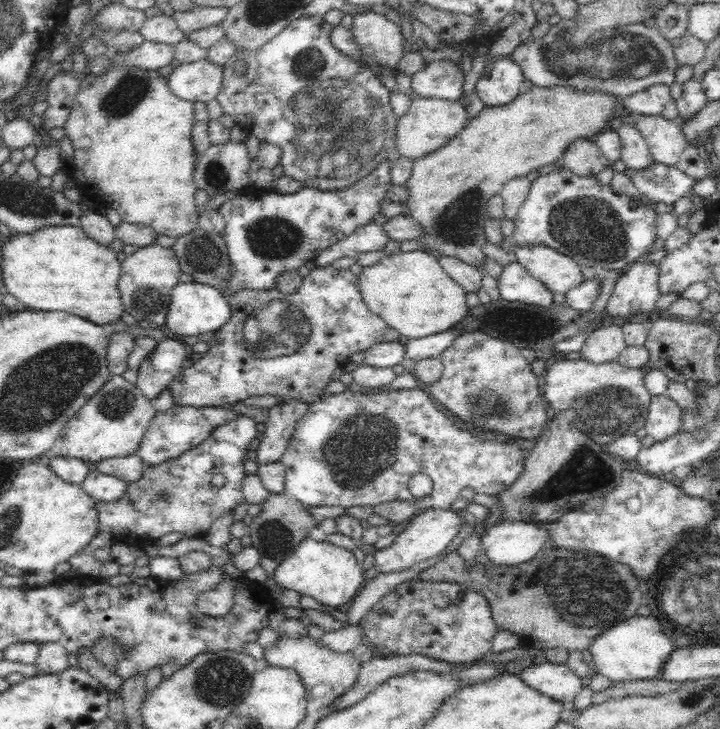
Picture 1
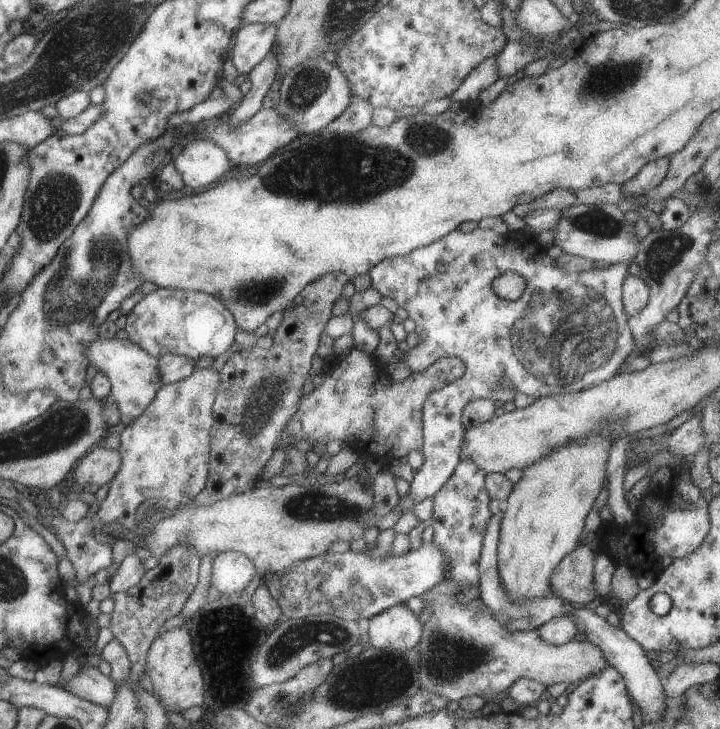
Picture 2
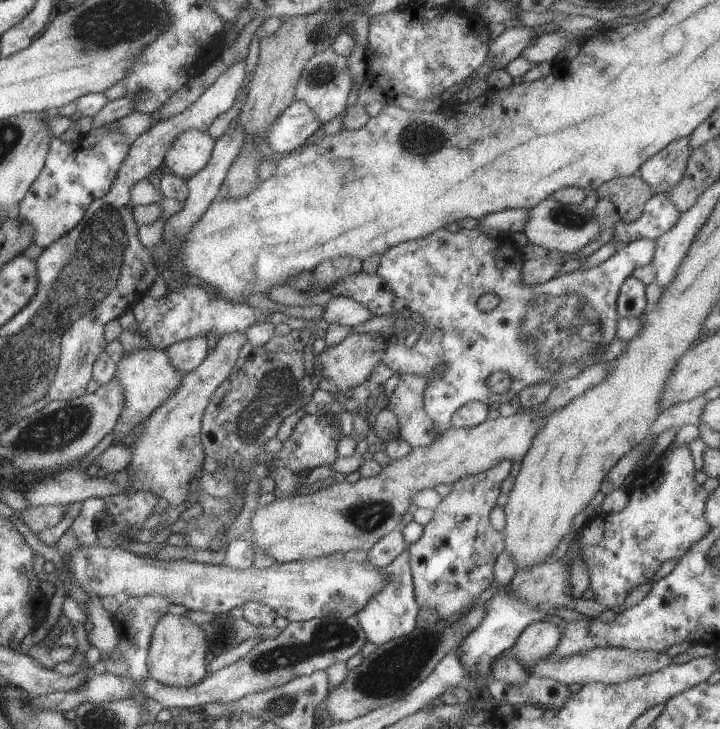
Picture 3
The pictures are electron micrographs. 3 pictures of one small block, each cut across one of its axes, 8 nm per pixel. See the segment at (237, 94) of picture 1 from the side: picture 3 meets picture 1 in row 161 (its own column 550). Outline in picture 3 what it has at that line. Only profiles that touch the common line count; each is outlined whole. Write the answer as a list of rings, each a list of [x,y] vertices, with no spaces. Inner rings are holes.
[[[439,229],[436,232],[433,232],[430,236],[397,244],[381,255],[381,260],[379,260],[379,266],[376,274],[381,278],[381,281],[385,285],[391,288],[395,297],[401,298],[401,300],[405,301],[405,308],[421,316],[423,319],[421,323],[423,325],[423,331],[419,334],[419,339],[415,342],[414,346],[411,346],[411,348],[406,348],[401,344],[391,344],[389,341],[385,342],[384,353],[381,354],[381,362],[387,366],[387,368],[391,369],[393,373],[397,373],[399,376],[406,373],[412,373],[415,375],[424,375],[425,377],[430,378],[424,391],[422,404],[426,416],[431,420],[434,432],[437,436],[443,435],[452,427],[450,422],[451,416],[467,402],[478,401],[484,403],[489,410],[492,409],[495,411],[501,404],[508,403],[514,396],[525,388],[542,383],[548,383],[549,385],[552,385],[551,388],[554,388],[556,385],[566,382],[567,380],[573,380],[573,377],[577,376],[577,374],[582,372],[583,369],[590,368],[591,365],[602,361],[602,357],[605,356],[606,345],[608,345],[611,340],[613,340],[614,336],[616,336],[617,320],[620,318],[616,310],[616,301],[620,287],[633,273],[635,268],[649,265],[652,262],[653,252],[654,240],[640,239],[632,241],[631,243],[623,245],[621,249],[618,249],[609,259],[606,259],[598,266],[587,270],[577,269],[571,272],[571,274],[556,276],[543,285],[525,285],[522,282],[522,263],[524,260],[520,252],[520,246],[515,245],[505,236],[481,233],[477,229],[459,229],[455,233],[448,232],[445,229]],[[486,293],[493,293],[495,296],[499,297],[498,306],[495,306],[495,309],[491,310],[491,312],[481,312],[481,310],[476,306],[477,299]],[[439,365],[443,366],[446,371],[443,372],[441,376],[431,376],[431,374],[435,372],[435,368]],[[498,370],[505,371],[511,380],[509,390],[501,395],[493,394],[487,386],[487,376]]]

